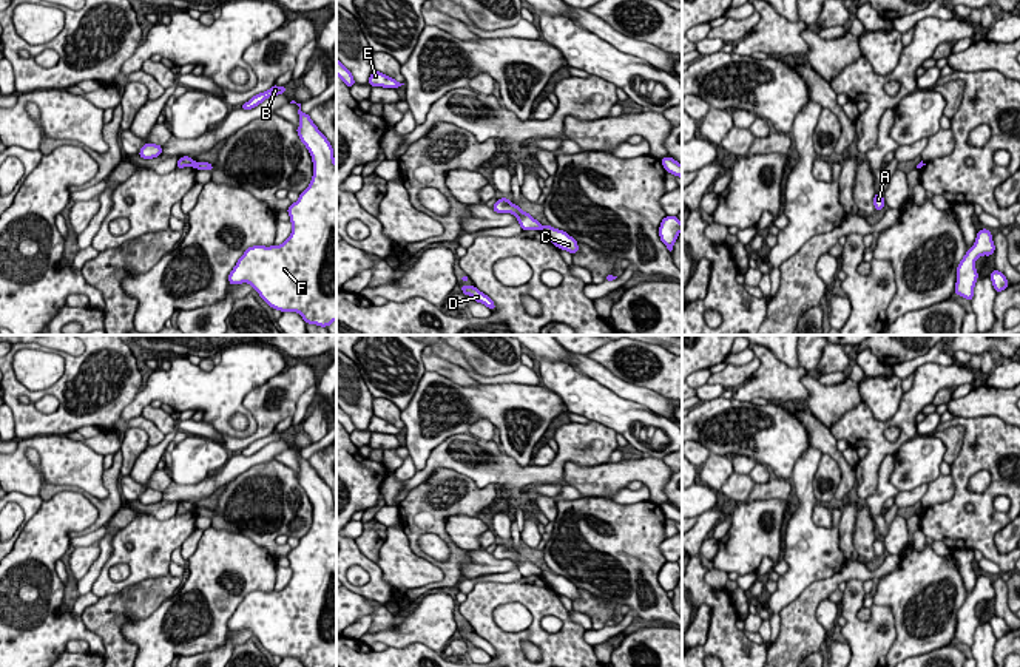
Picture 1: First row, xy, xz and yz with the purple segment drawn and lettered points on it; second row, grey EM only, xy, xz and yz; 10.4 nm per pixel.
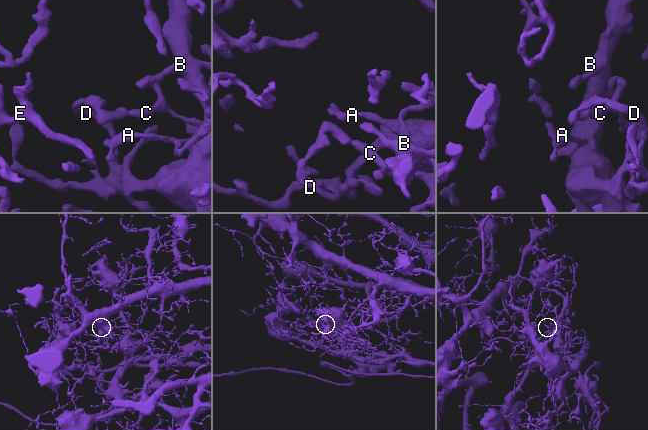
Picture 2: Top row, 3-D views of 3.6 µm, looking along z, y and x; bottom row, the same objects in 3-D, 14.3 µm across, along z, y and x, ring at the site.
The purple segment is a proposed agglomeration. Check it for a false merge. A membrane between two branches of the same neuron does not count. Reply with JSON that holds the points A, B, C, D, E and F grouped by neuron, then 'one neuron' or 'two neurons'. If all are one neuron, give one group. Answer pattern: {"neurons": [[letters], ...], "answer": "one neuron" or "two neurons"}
{"neurons": [["A", "B", "D", "E", "F"], ["C"]], "answer": "two neurons"}

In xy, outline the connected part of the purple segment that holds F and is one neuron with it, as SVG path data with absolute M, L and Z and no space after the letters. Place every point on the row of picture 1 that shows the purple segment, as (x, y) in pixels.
M299 107L296 133L313 162L309 187L287 208L290 236L279 245L252 245L228 273L230 286L247 283L265 304L281 312L296 312L307 324L321 327L336 321L336 162L332 144Z

